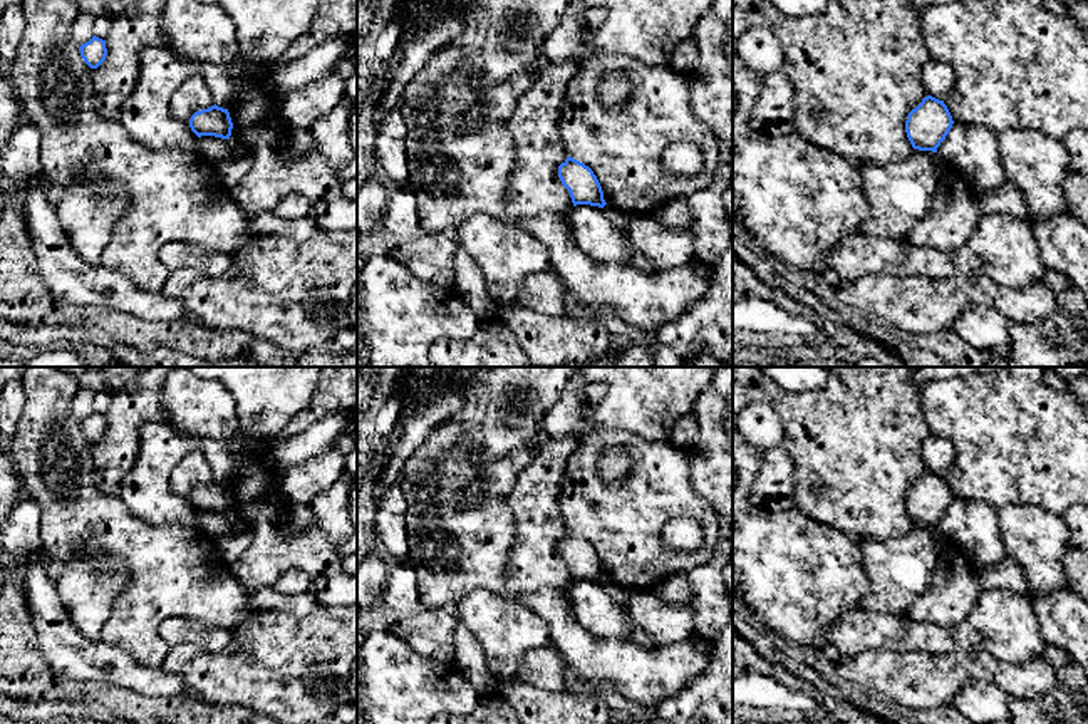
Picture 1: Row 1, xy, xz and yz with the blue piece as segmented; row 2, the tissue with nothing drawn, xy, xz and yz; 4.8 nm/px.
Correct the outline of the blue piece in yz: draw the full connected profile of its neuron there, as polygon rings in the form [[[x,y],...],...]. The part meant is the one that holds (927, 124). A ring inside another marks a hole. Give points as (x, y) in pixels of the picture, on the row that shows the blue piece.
[[[927,96],[909,112],[905,132],[914,149],[937,153],[952,124],[952,116],[944,101]]]

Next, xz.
[[[568,156],[558,166],[558,178],[568,189],[573,206],[590,204],[604,208],[607,204],[597,176],[583,163]]]

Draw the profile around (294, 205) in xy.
[[[288,193],[280,198],[273,213],[287,220],[303,218],[310,215],[310,201],[302,193]]]

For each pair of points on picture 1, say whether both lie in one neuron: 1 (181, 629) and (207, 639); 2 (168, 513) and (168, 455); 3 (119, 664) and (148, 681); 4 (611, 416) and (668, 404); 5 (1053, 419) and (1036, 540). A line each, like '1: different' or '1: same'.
1: same
2: same
3: same
4: same
5: different

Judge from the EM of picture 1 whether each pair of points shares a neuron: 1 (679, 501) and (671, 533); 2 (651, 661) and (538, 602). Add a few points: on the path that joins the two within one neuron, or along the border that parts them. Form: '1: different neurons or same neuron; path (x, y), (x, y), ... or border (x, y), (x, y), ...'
1: different neurons; border (704, 532), (693, 552), (661, 540)
2: same neuron; path (622, 661), (599, 661), (567, 629)

